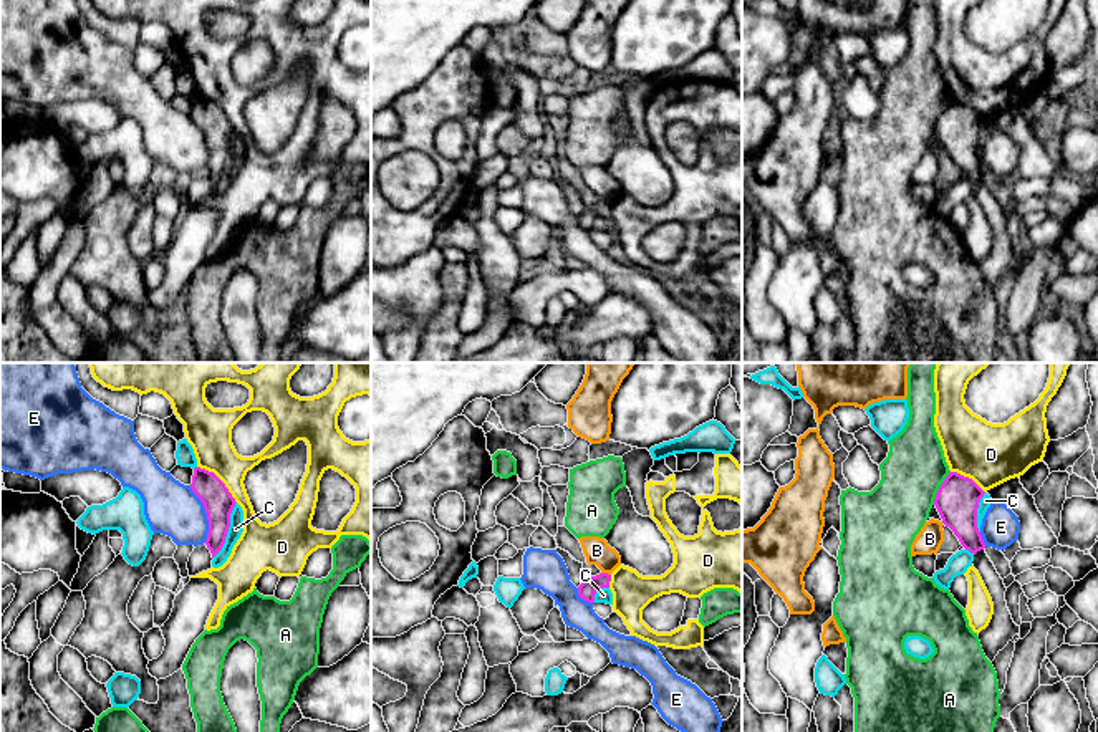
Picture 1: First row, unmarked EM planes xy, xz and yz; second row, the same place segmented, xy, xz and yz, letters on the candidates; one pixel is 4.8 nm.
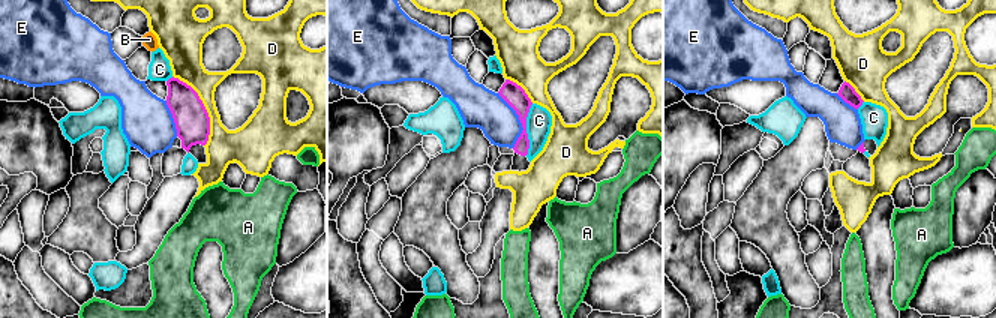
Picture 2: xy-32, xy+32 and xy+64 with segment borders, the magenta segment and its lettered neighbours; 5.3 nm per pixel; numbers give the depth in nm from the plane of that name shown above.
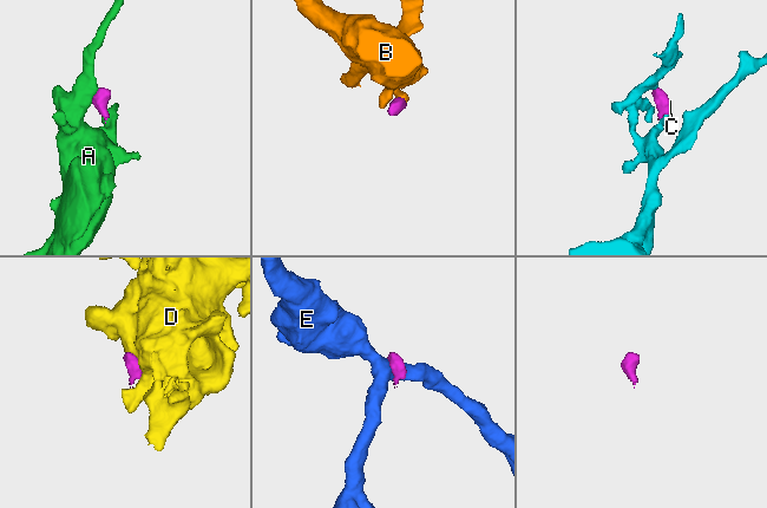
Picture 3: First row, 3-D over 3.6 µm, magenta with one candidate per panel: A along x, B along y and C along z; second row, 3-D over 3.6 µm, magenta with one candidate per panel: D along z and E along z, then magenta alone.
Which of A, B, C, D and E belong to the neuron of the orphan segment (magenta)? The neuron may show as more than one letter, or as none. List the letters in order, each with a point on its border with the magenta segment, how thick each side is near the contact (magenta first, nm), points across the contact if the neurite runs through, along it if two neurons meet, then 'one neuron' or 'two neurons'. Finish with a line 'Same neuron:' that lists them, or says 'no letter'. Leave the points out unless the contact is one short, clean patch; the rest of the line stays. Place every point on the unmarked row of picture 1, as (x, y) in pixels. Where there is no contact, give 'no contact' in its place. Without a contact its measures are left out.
A: yz (939, 116) | 220/300 nm | along yz (949, 100), (933, 133) | two neurons
B: xz (606, 202) | 90/130 nm | along xz (601, 201), (610, 204) | two neurons
C: xy (227, 159) | 150/70 nm | two neurons
D: xy (221, 110) | 150/220 nm | along xy (197, 95), (211, 100), (237, 131) | two neurons
E: xy (206, 141) | 150/260 nm | along xy (189, 115), (206, 143), (206, 171) | two neurons
Same neuron: no letter

